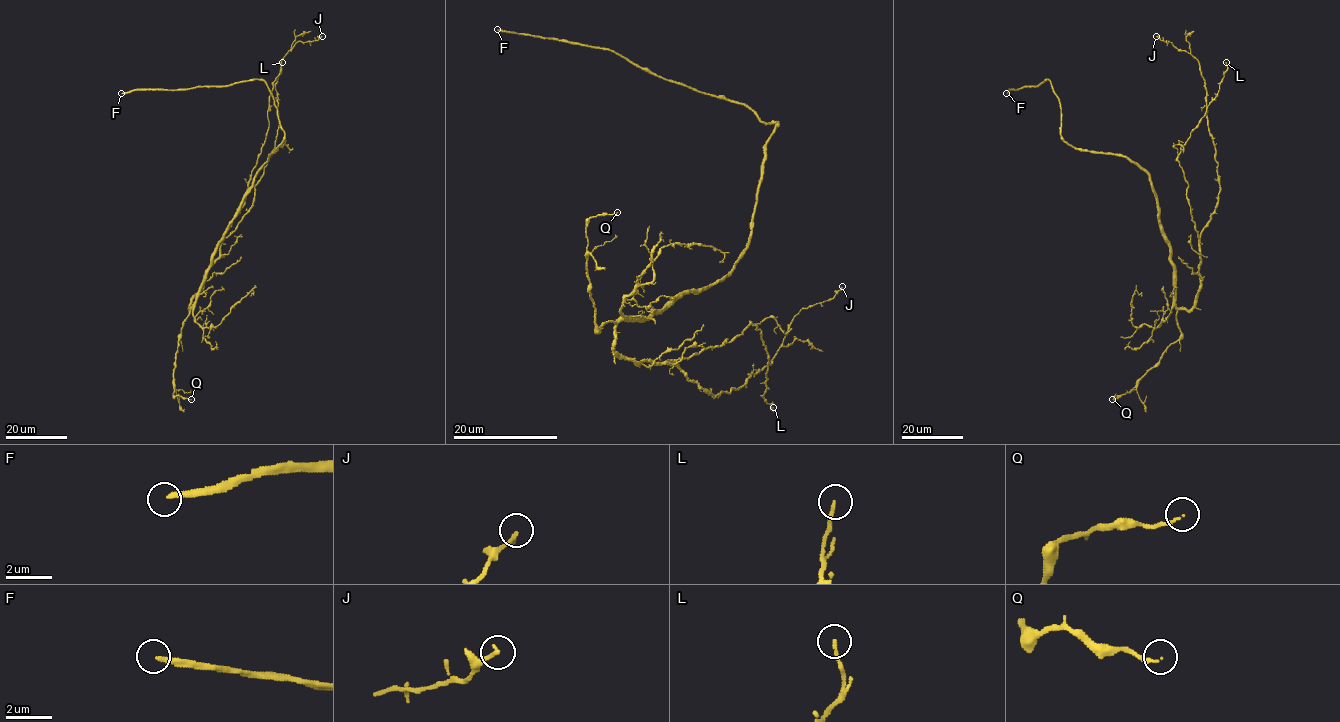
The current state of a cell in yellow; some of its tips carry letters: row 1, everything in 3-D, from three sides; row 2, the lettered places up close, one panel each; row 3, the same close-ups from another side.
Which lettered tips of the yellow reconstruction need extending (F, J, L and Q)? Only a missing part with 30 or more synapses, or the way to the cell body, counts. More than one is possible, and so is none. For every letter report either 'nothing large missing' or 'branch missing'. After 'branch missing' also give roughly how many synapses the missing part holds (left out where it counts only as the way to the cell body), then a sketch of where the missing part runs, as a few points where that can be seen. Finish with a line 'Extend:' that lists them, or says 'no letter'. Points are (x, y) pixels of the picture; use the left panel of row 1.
F: branch missing; about 250 synapses
J: nothing large missing
L: nothing large missing
Q: nothing large missing
Extend: F

